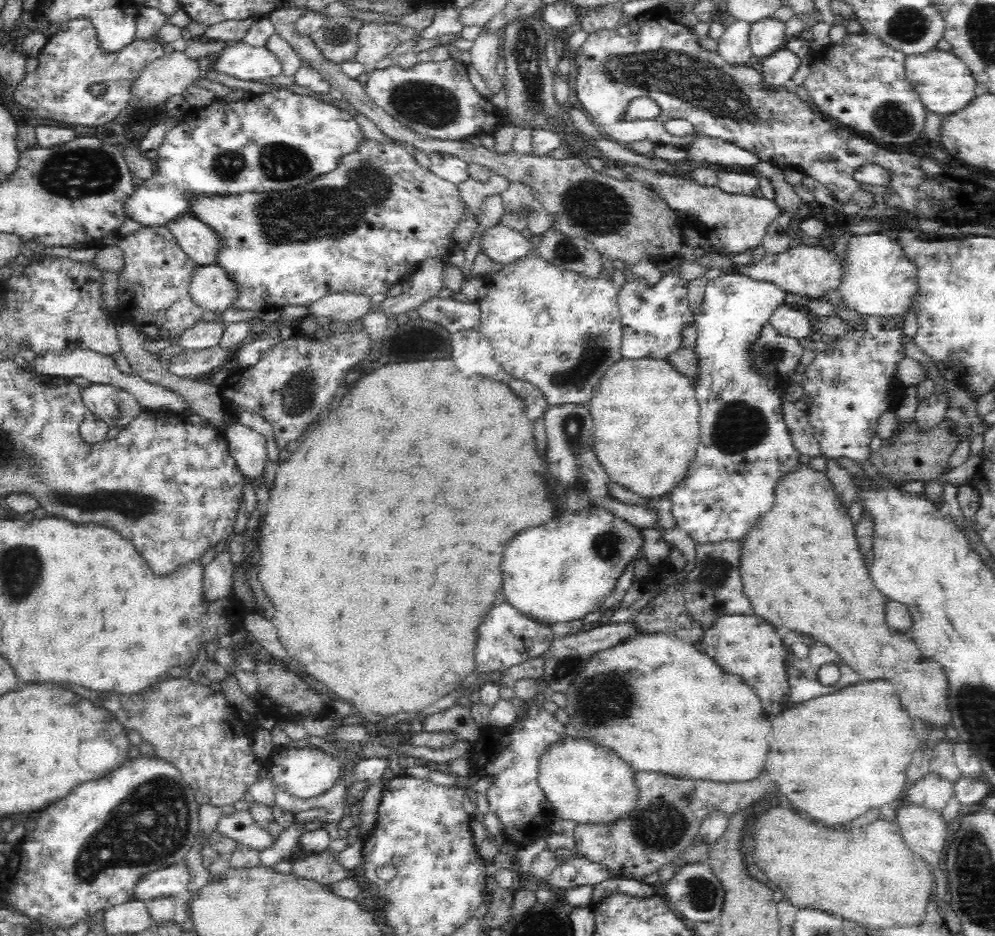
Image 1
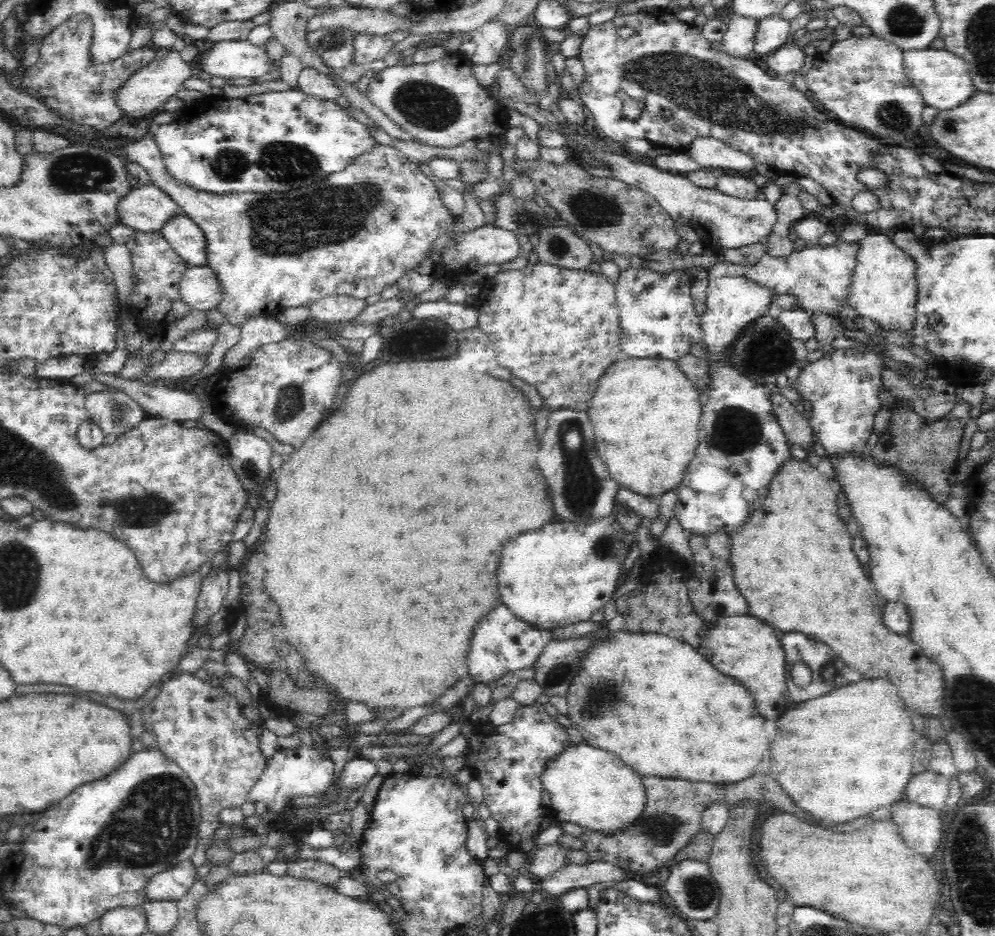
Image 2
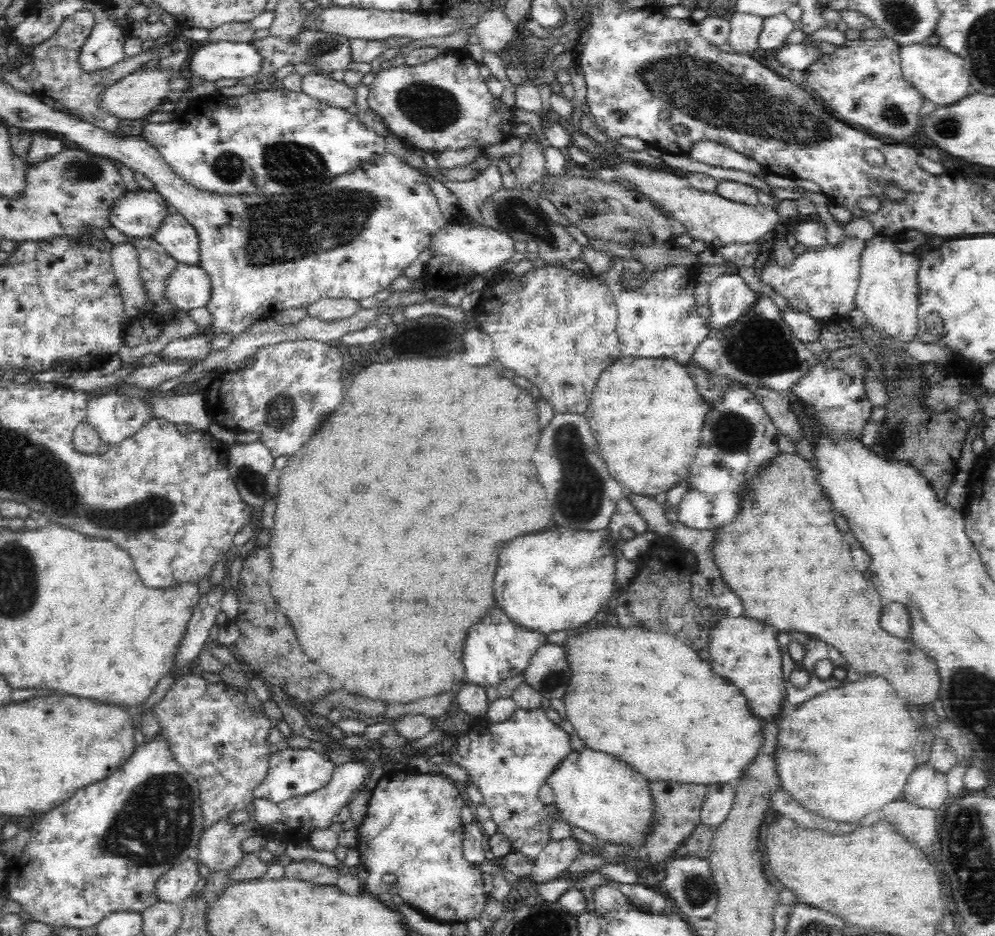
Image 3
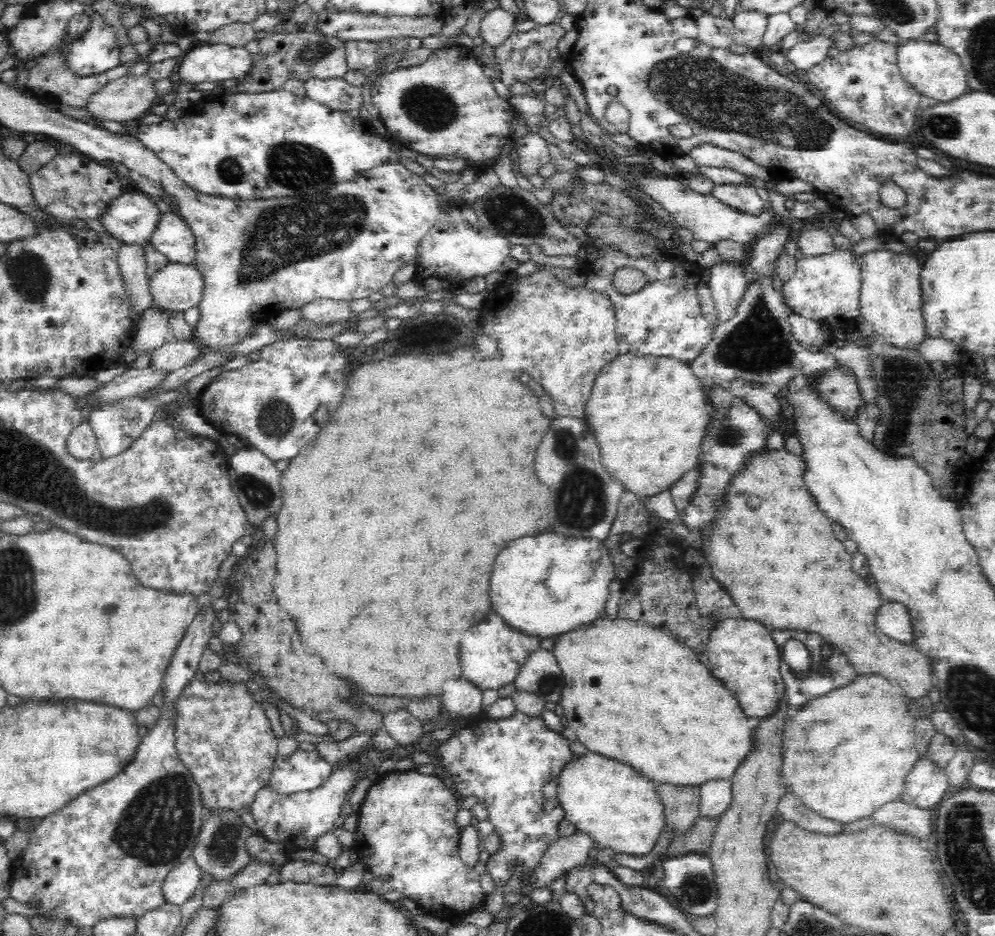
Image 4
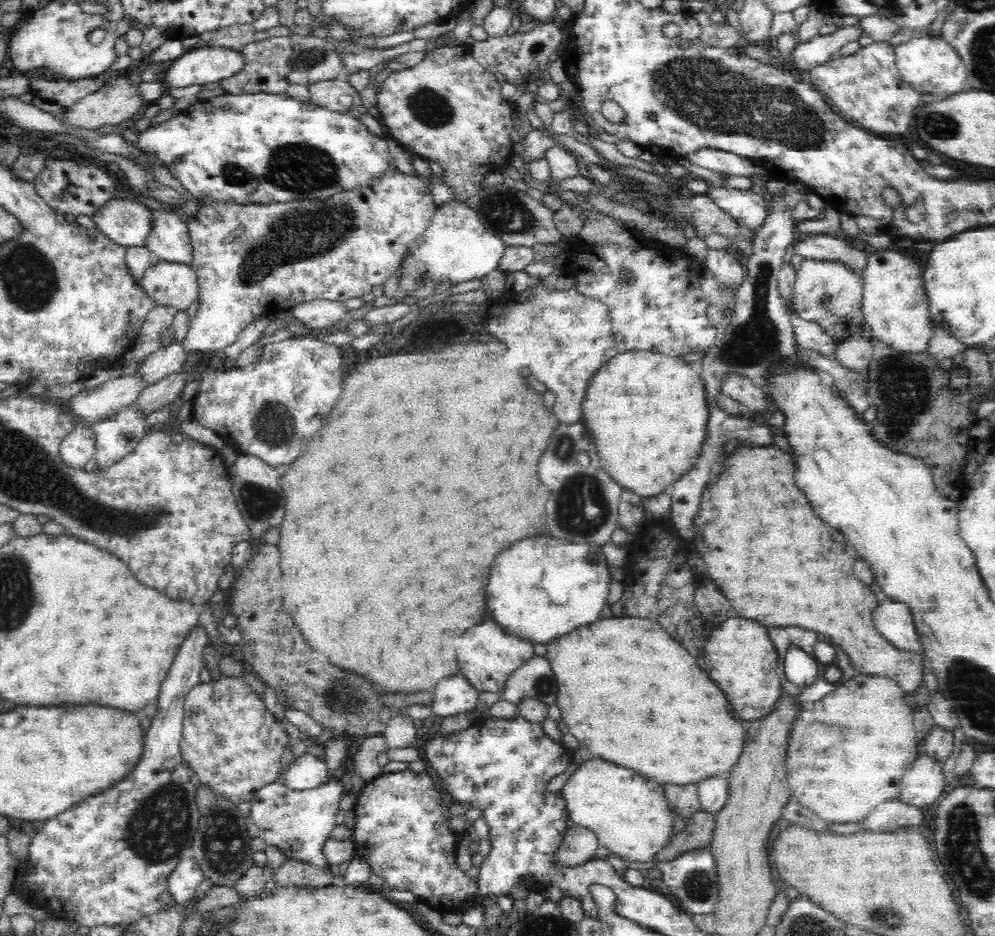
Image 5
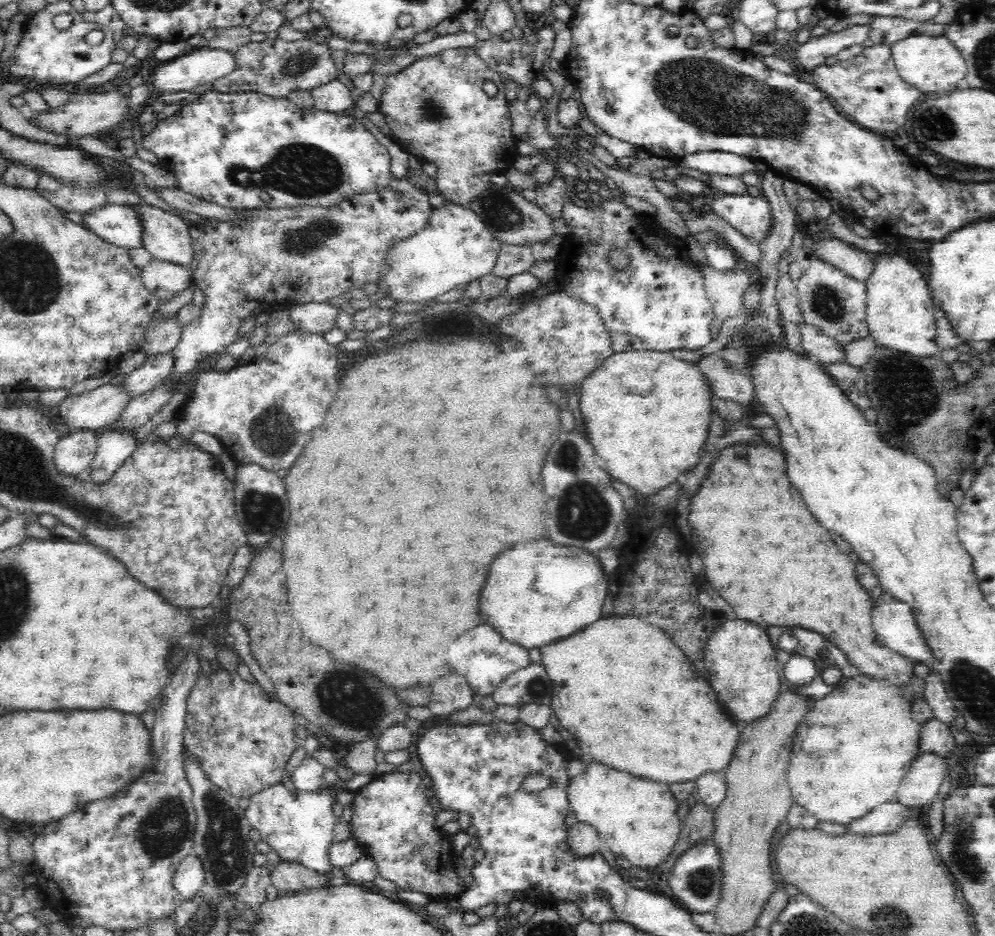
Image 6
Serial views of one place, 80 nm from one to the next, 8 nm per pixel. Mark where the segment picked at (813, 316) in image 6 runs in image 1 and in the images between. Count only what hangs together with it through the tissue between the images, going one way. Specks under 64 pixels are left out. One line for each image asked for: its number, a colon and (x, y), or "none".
1: (810, 271)
2: (817, 276)
3: (822, 283)
4: (826, 288)
5: (827, 292)

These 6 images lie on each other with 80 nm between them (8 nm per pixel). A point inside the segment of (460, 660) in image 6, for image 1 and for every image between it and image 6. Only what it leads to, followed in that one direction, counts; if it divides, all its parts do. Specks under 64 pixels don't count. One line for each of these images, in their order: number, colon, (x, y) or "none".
1: (507, 637)
2: (502, 643)
3: (497, 648)
4: (491, 654)
5: (488, 655)

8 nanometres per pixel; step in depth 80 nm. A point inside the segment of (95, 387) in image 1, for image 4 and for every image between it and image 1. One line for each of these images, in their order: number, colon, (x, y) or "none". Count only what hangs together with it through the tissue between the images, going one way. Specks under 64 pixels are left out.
2: (114, 411)
3: (115, 417)
4: (117, 425)

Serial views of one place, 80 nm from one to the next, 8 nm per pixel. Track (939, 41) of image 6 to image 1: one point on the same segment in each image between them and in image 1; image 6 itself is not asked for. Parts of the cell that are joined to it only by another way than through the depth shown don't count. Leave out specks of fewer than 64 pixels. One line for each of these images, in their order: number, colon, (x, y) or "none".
1: (944, 83)
2: (942, 78)
3: (939, 75)
4: (934, 71)
5: (928, 64)

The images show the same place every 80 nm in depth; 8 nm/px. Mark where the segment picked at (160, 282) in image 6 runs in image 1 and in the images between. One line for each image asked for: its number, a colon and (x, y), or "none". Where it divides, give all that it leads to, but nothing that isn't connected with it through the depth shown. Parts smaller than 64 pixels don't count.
1: (212, 287)
2: (201, 288)
3: (190, 287)
4: (180, 286)
5: (173, 286)

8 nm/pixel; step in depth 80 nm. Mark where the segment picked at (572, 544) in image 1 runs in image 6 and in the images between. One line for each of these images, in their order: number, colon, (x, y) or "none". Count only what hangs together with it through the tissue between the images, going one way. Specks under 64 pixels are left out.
2: (561, 574)
3: (555, 580)
4: (546, 585)
5: (540, 588)
6: (538, 592)

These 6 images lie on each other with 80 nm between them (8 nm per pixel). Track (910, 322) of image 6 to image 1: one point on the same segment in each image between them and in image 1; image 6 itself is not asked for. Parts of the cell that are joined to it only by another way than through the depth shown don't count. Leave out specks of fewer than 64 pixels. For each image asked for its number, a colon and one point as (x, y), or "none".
1: (878, 278)
2: (883, 287)
3: (887, 294)
4: (891, 295)
5: (894, 305)

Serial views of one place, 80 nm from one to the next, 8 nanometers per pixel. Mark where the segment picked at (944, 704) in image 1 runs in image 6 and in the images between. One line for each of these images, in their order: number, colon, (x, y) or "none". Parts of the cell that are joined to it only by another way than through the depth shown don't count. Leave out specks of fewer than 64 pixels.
2: (794, 562)
3: (787, 560)
4: (779, 558)
5: (764, 547)
6: (763, 550)

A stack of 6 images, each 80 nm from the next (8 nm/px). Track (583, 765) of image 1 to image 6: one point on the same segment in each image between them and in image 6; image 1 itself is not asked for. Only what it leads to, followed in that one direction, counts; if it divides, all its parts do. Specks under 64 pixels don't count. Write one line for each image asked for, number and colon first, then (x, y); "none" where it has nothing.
2: (589, 786)
3: (602, 795)
4: (609, 801)
5: (629, 814)
6: (636, 819)

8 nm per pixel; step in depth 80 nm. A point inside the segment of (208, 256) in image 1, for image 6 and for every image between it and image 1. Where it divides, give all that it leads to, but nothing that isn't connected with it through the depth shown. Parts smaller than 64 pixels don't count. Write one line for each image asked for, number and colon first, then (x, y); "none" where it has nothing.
2: (182, 232)
3: (177, 235)
4: (173, 238)
5: (169, 239)
6: (166, 236)

